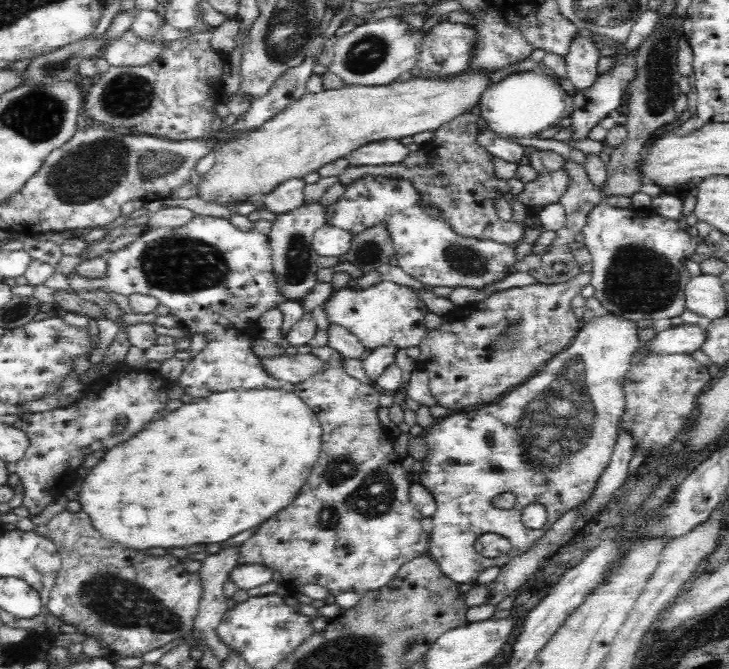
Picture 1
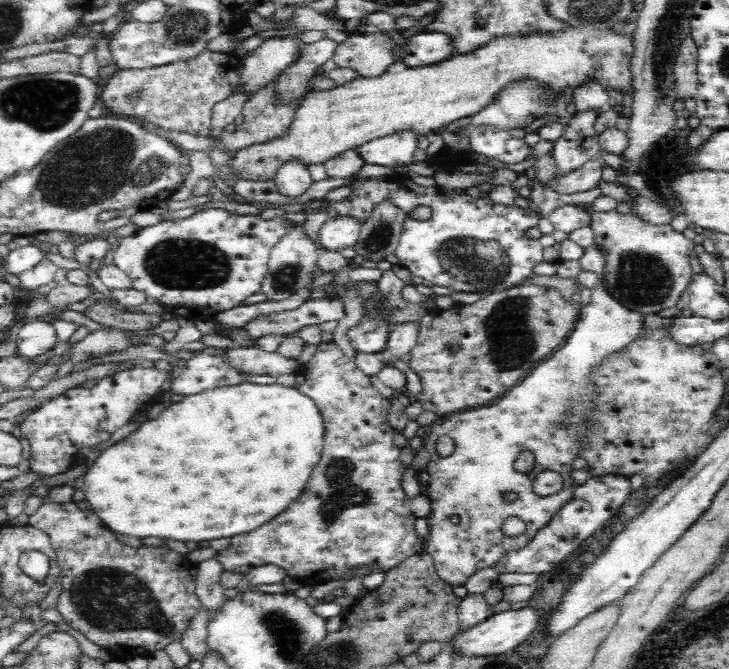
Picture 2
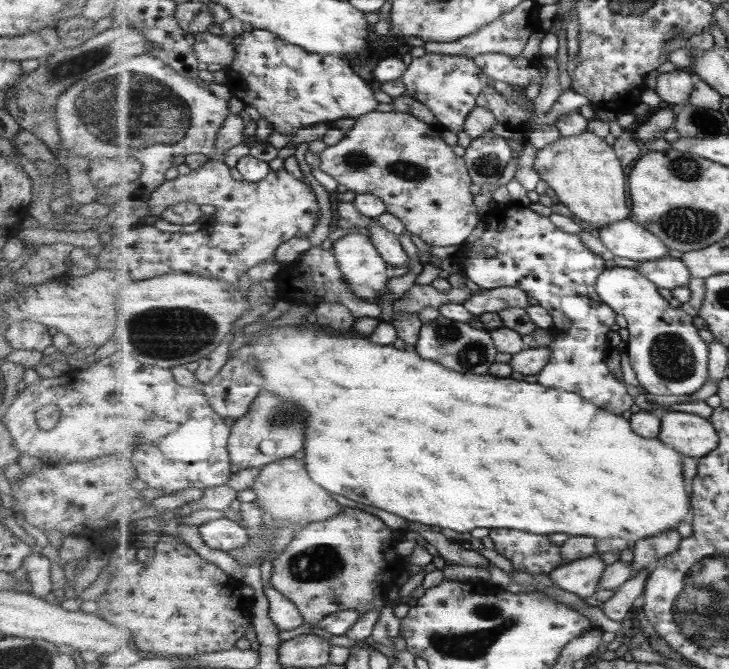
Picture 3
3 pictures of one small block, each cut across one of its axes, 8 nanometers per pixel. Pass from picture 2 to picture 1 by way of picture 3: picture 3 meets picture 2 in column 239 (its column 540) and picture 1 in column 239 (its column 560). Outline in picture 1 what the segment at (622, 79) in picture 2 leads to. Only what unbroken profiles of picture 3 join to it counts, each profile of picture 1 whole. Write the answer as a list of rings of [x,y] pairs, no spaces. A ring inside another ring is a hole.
[[[468,67],[447,77],[411,77],[406,82],[394,81],[384,86],[346,85],[339,89],[307,92],[255,132],[222,145],[216,152],[214,167],[198,184],[197,196],[223,206],[243,202],[248,198],[258,201],[285,179],[304,178],[306,174],[316,172],[322,166],[334,162],[337,158],[344,158],[370,142],[399,140],[401,137],[413,137],[421,132],[435,132],[453,122],[454,118],[469,114],[480,105],[482,93],[492,85],[492,72],[494,69]]]

